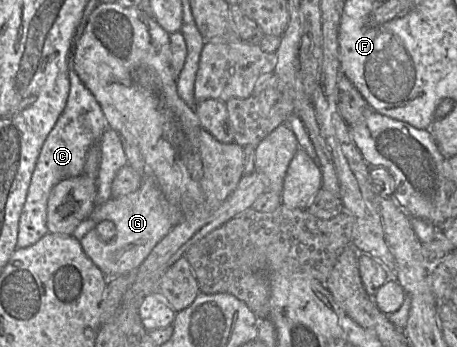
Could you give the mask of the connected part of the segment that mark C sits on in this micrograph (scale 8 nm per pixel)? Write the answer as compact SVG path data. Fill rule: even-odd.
M72 46L69 52L68 67L70 90L67 103L55 126L47 136L33 171L19 218L17 248L31 246L48 233L47 202L51 190L64 179L84 174L88 150L95 142L100 141L102 134L108 127L99 103L72 68Z

